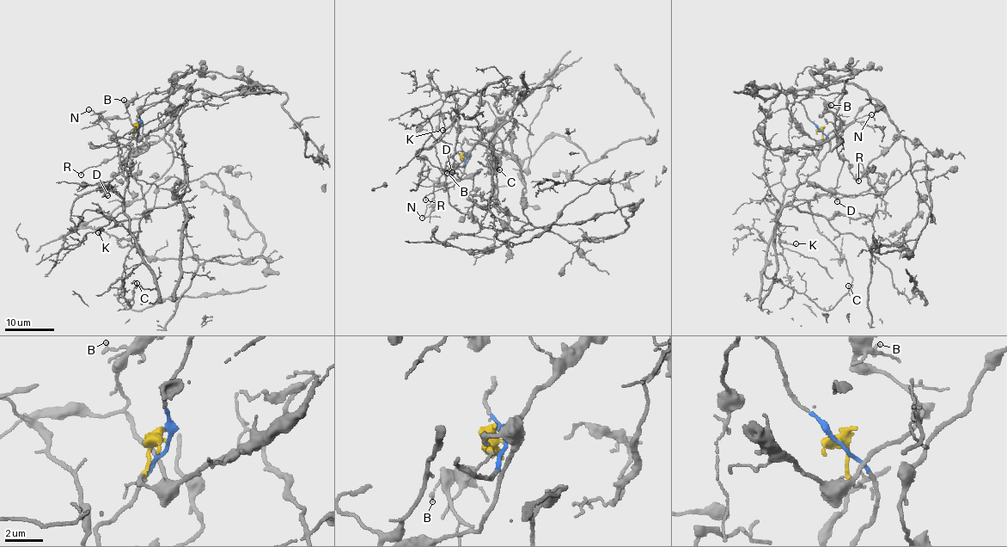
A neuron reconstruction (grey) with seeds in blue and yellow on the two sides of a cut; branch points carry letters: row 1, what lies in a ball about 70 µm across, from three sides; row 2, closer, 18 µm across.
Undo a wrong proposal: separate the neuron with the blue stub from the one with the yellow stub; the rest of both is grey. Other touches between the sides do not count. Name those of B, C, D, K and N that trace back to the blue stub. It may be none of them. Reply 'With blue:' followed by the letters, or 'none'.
With blue: C, D, K, N

